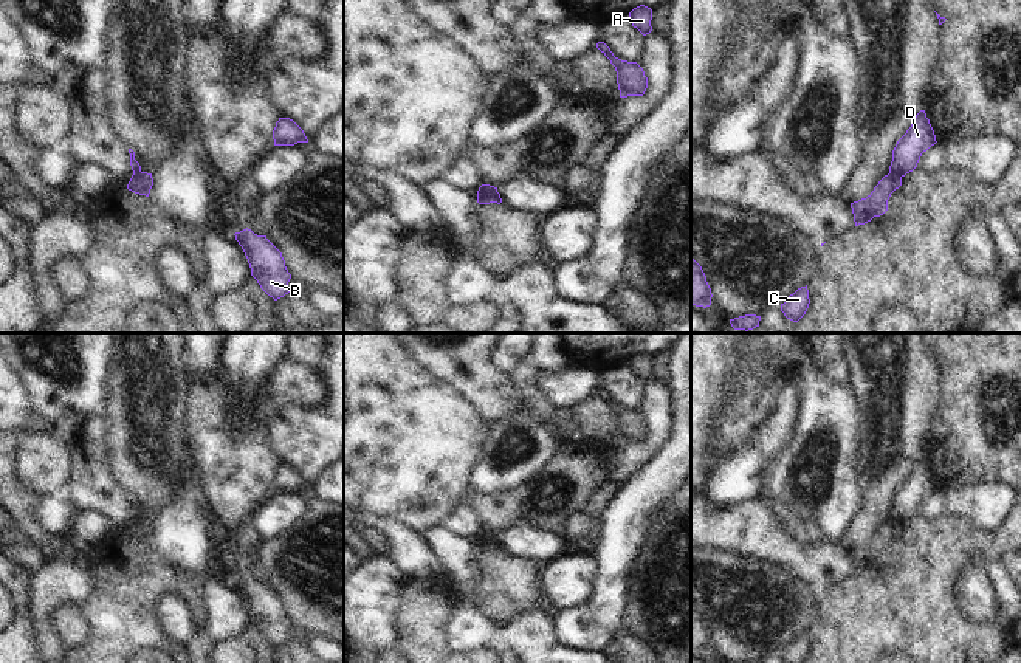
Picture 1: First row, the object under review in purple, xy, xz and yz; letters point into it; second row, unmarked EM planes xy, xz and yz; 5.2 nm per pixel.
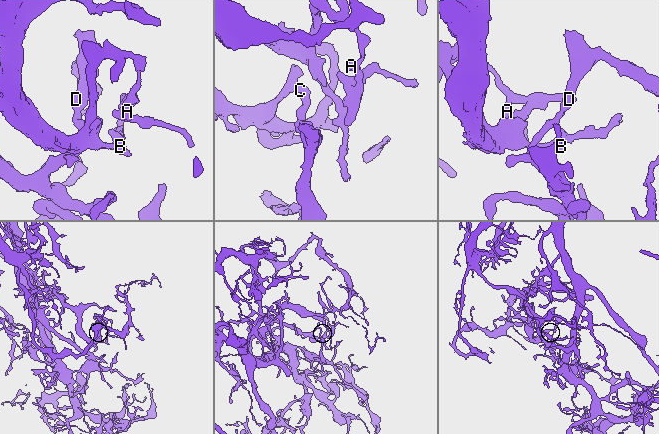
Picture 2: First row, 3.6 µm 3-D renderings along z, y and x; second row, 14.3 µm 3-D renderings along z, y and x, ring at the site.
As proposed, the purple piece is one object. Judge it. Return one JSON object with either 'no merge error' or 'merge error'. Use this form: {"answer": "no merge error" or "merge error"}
{"answer": "merge error"}

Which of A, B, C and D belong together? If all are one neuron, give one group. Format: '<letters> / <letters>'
A B C / D

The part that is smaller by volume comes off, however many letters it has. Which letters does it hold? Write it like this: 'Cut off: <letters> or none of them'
Cut off: D

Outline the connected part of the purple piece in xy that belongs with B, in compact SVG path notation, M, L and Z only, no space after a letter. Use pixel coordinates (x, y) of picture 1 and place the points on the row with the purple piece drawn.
M248 228L234 235L248 259L251 276L260 288L274 301L291 293L288 287L291 274L285 266L282 252L266 235L257 235Z

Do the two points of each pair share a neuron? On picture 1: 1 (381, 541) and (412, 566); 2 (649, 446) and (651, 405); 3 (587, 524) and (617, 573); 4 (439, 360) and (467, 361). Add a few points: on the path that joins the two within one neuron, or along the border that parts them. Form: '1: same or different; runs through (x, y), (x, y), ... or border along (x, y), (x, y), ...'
1: different; border along (360, 525), (380, 532), (388, 539), (391, 552)
2: same; runs through (654, 436), (654, 415)
3: different; border along (598, 519), (592, 536)
4: same; runs through (445, 360), (460, 360)

